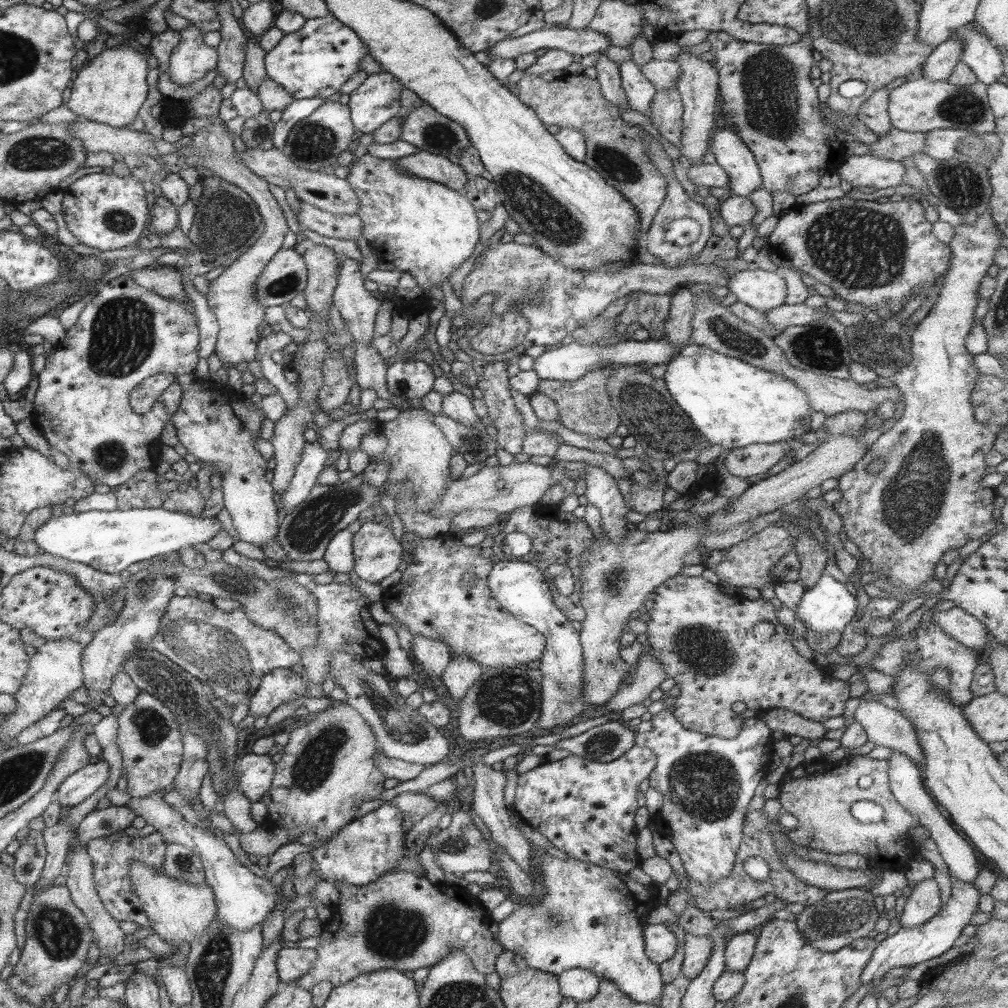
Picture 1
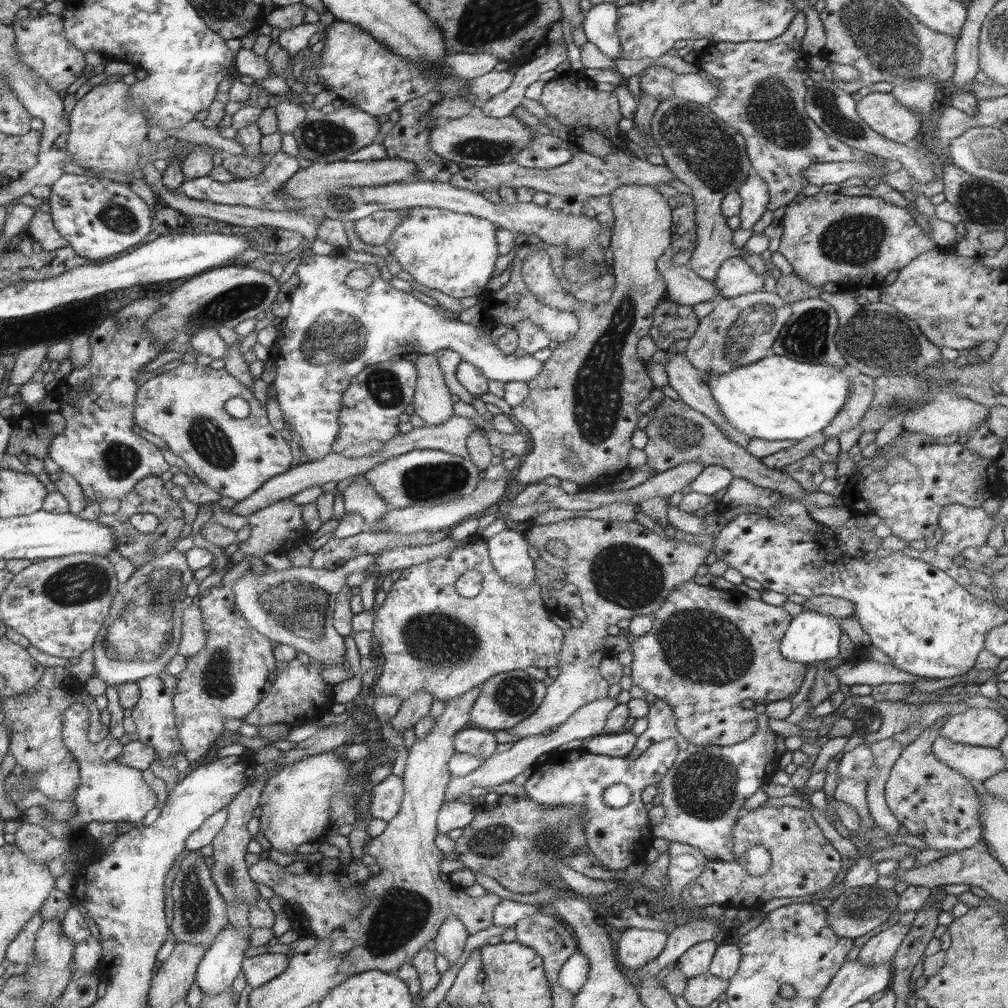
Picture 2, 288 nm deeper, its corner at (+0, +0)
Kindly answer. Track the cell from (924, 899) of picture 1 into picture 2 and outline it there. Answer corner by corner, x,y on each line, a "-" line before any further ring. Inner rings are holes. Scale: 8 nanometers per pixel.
895,924
887,930
881,930
879,934
875,934
873,938
869,938
861,950
859,950
859,958
865,964
879,964
885,960
891,960
899,948
899,944
903,942
903,938
909,934
911,924

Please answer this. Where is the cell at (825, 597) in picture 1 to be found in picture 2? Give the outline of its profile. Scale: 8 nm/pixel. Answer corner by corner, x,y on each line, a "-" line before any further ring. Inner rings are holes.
803,606
803,610
791,618
785,636
781,638
781,646
779,646
779,654
789,660
789,662
797,662
797,664
809,664
809,662
827,662
837,658
839,654
839,636
841,636
841,626
839,626
839,618
827,616
821,610
817,610
815,606

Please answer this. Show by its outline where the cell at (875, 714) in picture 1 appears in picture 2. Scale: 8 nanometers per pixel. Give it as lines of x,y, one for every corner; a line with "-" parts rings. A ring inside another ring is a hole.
939,736
931,744
931,752
937,760
941,760
951,770
959,772
967,780
983,782
995,772
1005,770
1003,754
997,748
979,748
979,746
965,746
953,740

